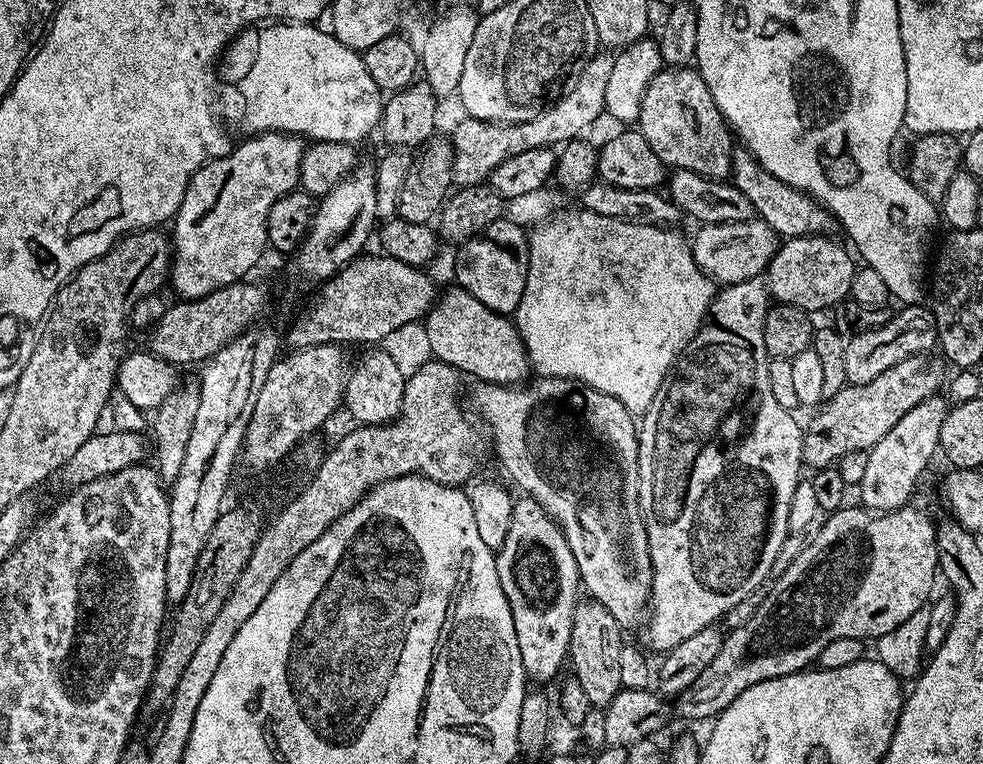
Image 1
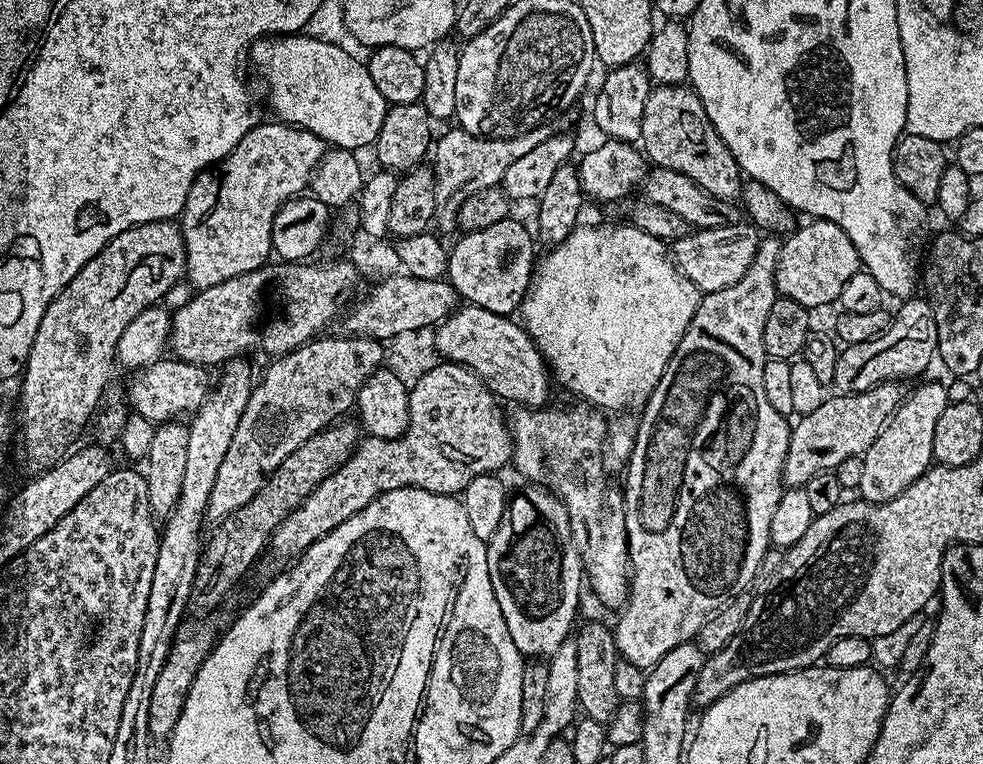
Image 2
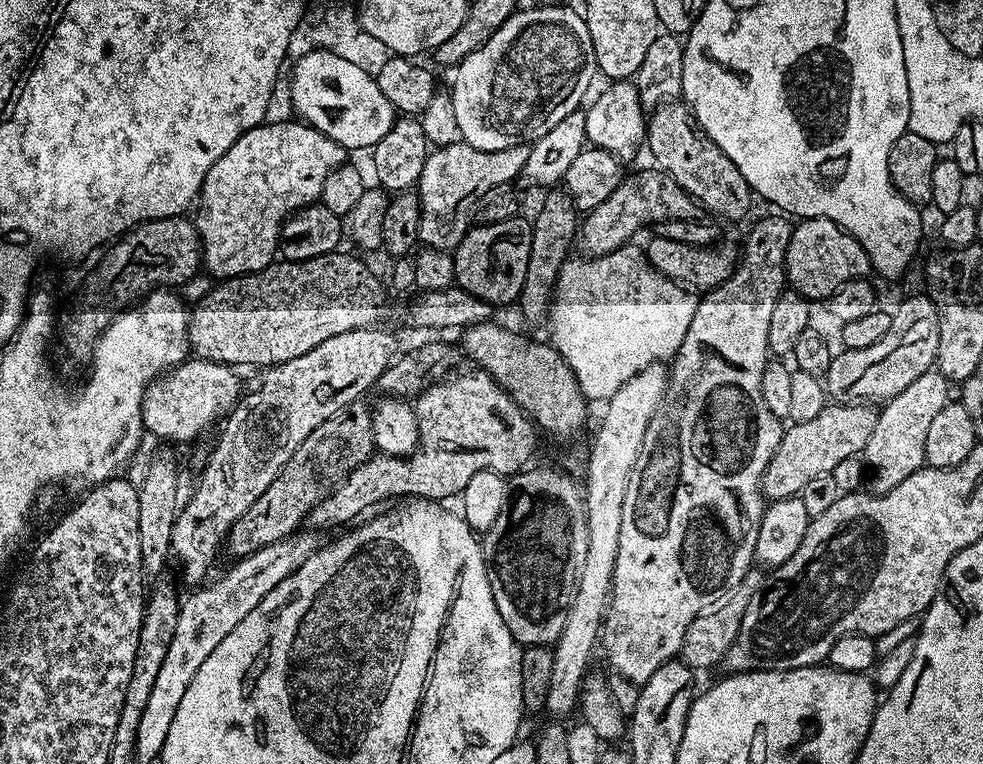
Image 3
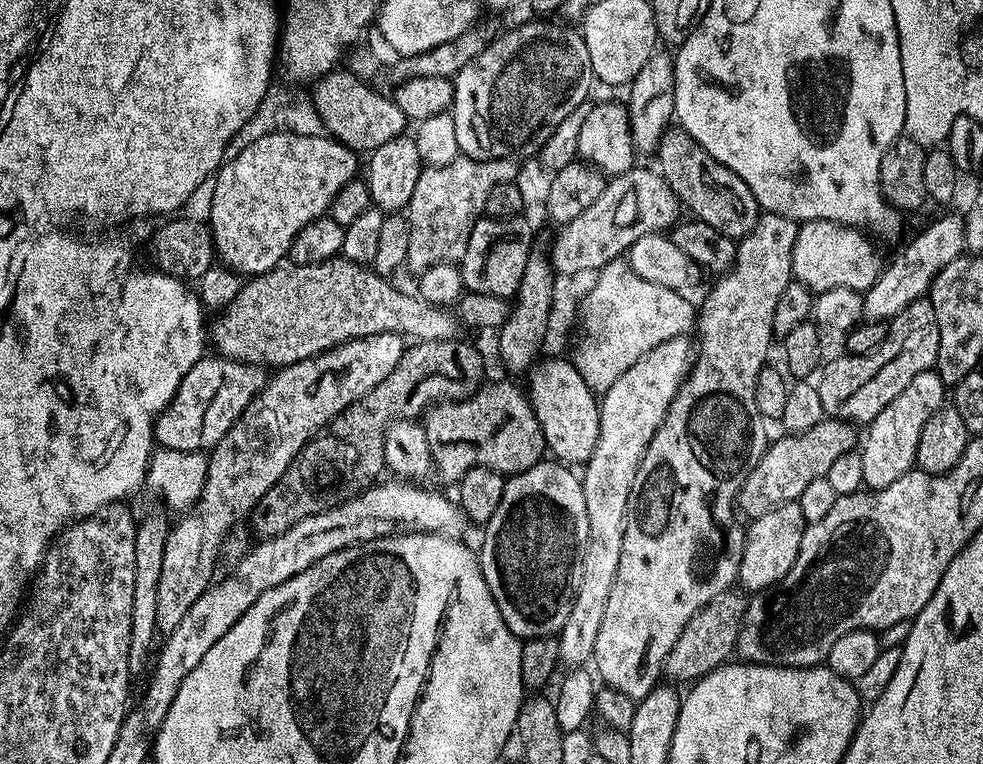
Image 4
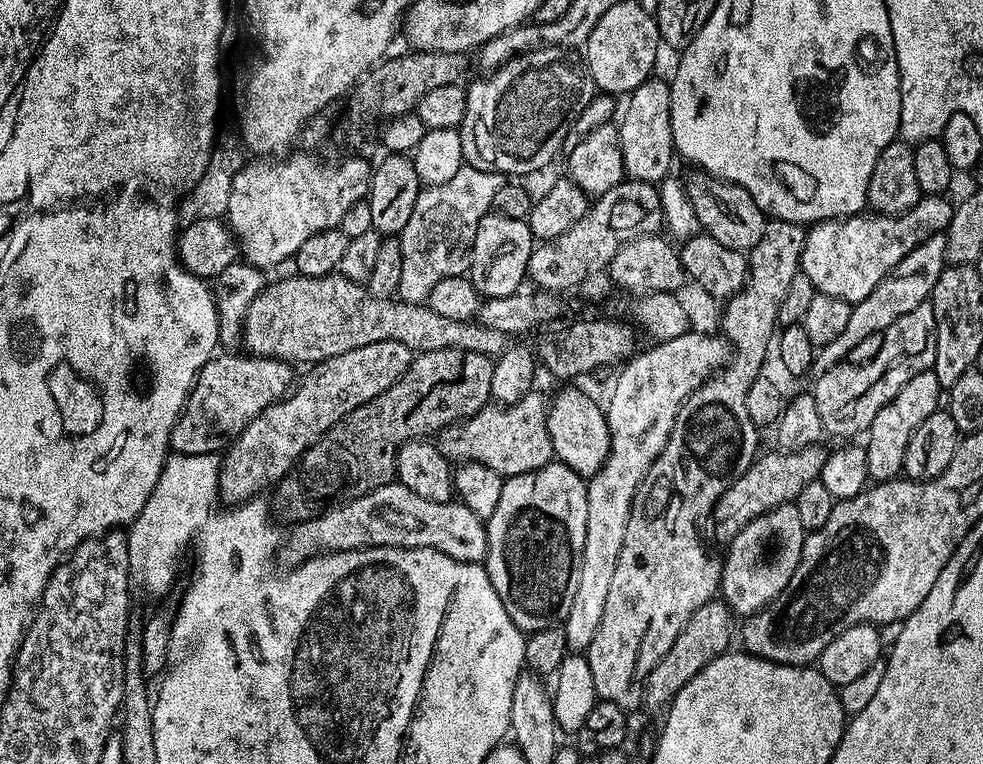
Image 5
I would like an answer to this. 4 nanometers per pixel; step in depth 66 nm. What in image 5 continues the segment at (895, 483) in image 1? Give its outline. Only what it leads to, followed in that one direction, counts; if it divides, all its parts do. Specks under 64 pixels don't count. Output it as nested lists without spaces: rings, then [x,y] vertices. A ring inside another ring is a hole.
[[[929,370],[914,374],[914,378],[910,378],[904,383],[902,390],[898,390],[898,394],[893,400],[880,405],[878,414],[866,433],[868,444],[863,445],[868,474],[873,481],[883,482],[901,475],[906,446],[910,446],[910,438],[914,434],[914,430],[922,422],[926,422],[926,418],[930,418],[930,414],[934,414],[941,404],[940,383],[935,372]]]

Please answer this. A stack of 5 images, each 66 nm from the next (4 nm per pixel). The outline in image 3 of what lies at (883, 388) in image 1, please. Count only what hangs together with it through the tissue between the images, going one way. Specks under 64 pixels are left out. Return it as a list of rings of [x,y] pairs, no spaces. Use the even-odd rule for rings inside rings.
[[[832,402],[814,414],[814,418],[795,421],[793,428],[785,427],[784,437],[778,442],[778,450],[774,450],[774,458],[770,458],[760,483],[765,497],[773,501],[799,496],[806,482],[829,475],[838,462],[859,457],[866,442],[870,442],[870,434],[874,434],[877,415],[877,409],[868,402]]]

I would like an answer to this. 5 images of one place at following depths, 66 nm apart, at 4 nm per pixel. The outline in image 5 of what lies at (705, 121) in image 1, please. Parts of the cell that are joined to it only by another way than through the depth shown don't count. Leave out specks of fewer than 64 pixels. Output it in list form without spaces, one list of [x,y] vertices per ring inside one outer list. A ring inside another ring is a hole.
[[[696,174],[687,181],[683,181],[683,187],[688,200],[693,204],[694,214],[697,215],[699,227],[707,236],[722,242],[730,250],[747,254],[758,244],[758,238],[762,238],[766,223],[766,214],[756,205],[754,198],[744,188],[737,184],[729,184],[727,180],[717,180],[707,174]]]

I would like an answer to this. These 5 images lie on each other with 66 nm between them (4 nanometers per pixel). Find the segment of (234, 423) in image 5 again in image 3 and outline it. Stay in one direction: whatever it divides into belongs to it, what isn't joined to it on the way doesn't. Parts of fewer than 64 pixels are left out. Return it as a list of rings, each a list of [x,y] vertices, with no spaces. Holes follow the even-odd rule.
[[[199,358],[185,359],[144,391],[140,403],[140,422],[145,433],[160,440],[177,440],[188,444],[196,440],[216,419],[227,417],[241,399],[237,369]],[[220,416],[220,417],[219,417]]]

